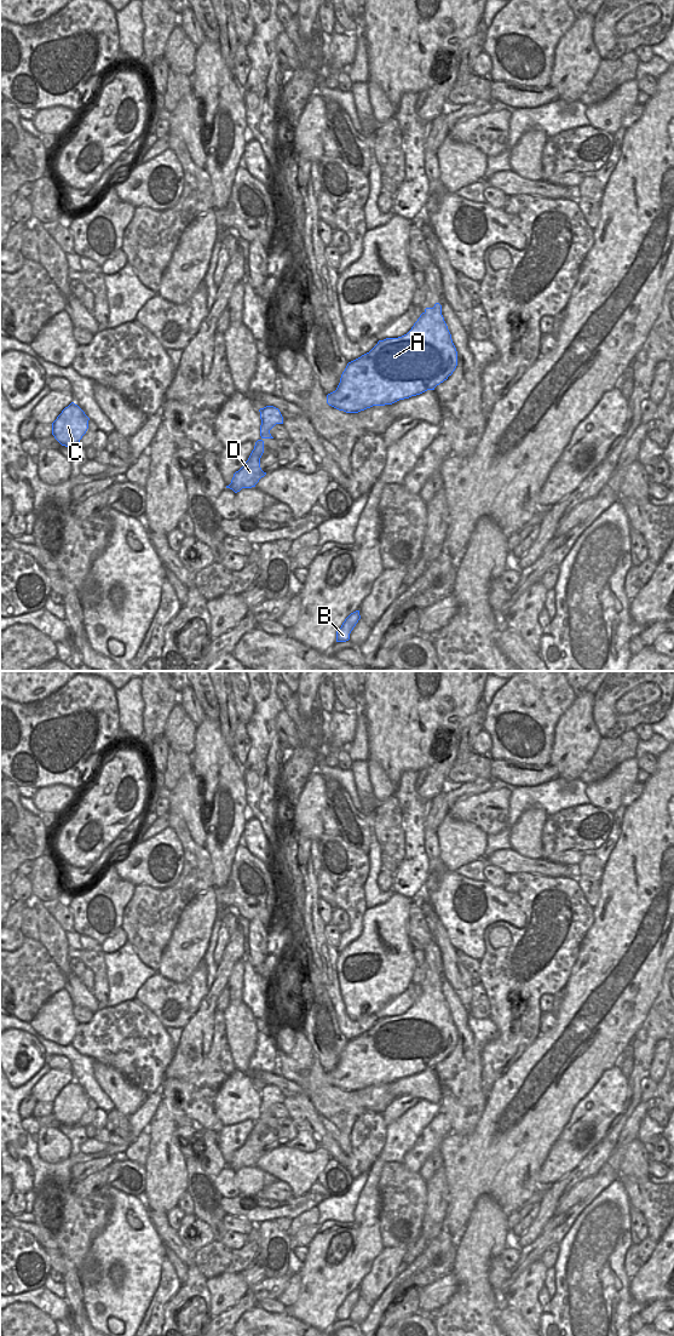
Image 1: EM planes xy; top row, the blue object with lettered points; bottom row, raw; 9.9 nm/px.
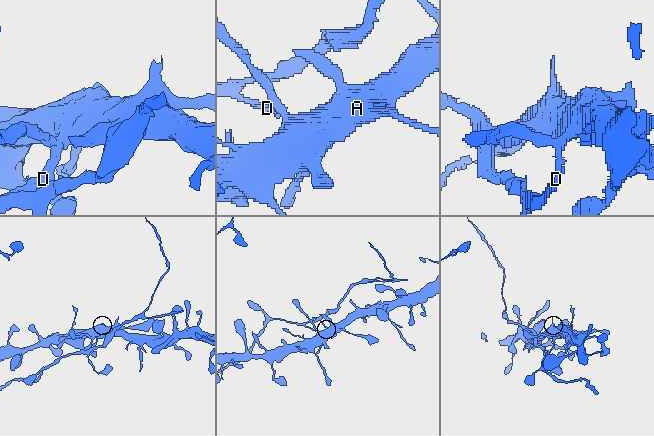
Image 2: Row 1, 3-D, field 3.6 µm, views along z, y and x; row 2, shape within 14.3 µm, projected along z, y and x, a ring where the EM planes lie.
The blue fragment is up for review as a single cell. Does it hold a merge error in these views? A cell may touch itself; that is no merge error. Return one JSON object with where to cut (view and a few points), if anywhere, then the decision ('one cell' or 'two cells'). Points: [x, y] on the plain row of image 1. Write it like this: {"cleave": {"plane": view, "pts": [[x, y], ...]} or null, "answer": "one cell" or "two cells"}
{"cleave": {"plane": "xy", "pts": [[261, 1114], [266, 1116]]}, "answer": "two cells"}

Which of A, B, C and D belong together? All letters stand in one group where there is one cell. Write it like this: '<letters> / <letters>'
A C / B D

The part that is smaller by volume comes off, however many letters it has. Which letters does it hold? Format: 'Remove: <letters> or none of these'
Remove: B, D.

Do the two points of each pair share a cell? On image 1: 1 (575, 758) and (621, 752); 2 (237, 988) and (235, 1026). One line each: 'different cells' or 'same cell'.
1: different cells
2: different cells

